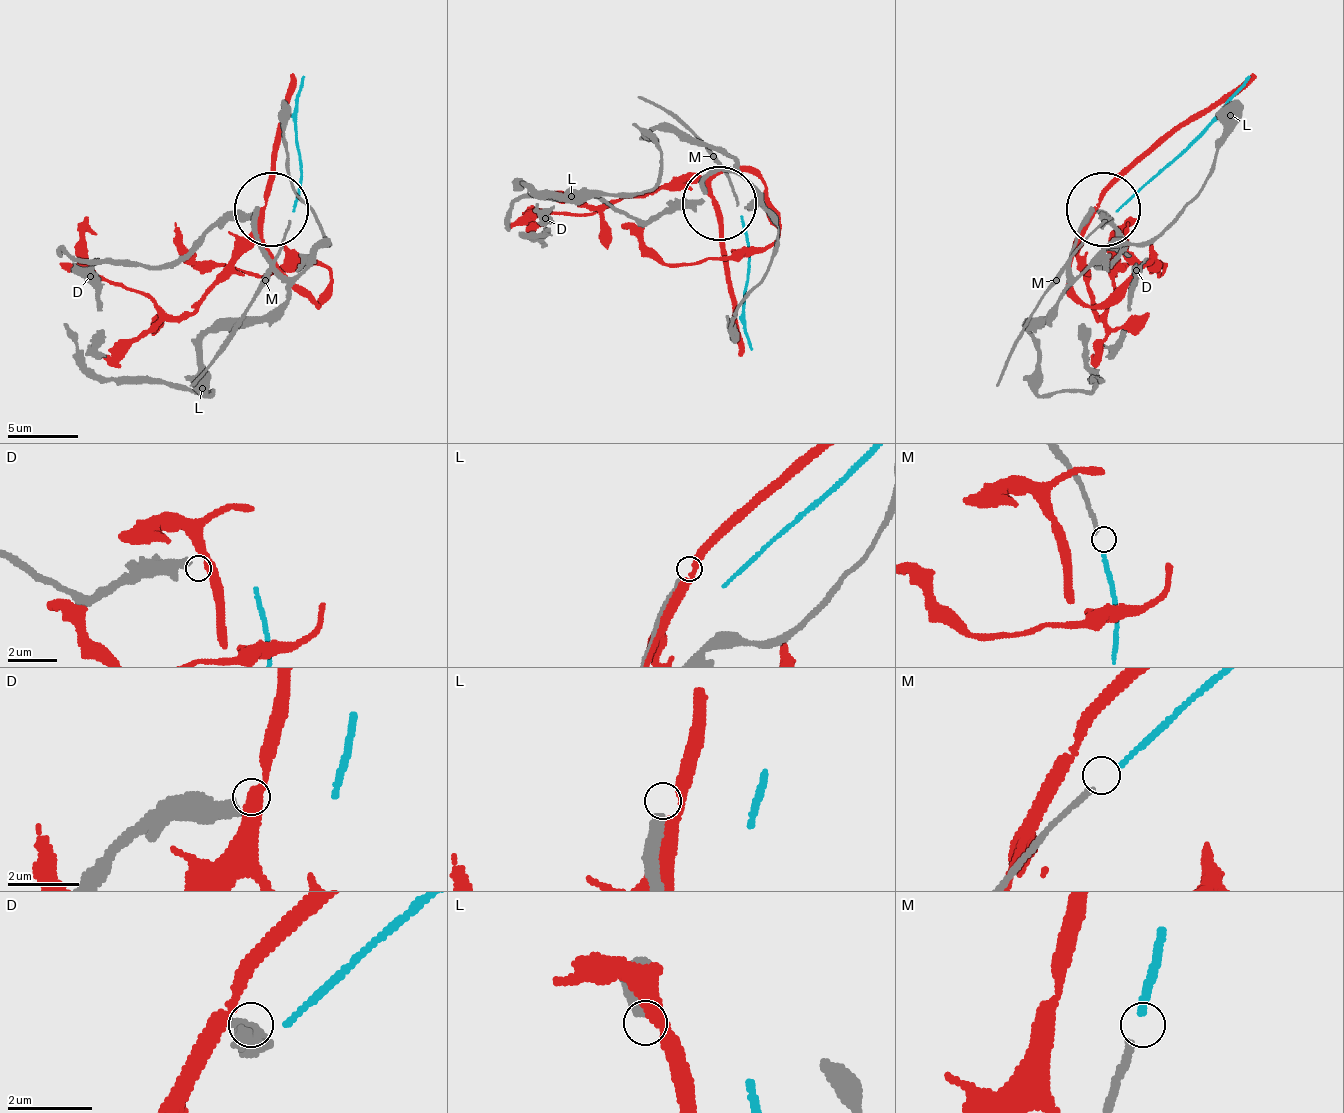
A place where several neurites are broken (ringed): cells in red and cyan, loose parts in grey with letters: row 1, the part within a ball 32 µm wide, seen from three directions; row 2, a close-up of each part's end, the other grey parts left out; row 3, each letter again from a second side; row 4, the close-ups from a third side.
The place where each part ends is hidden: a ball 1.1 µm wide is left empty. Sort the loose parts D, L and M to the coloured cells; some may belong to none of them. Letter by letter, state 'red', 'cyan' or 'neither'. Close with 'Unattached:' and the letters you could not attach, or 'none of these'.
D: neither
L: neither
M: cyan
Unattached: D, L

